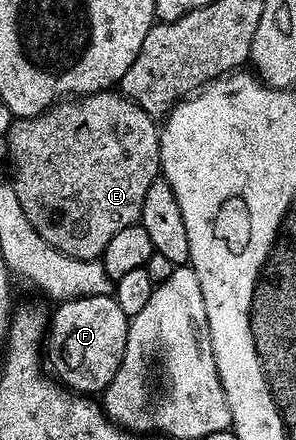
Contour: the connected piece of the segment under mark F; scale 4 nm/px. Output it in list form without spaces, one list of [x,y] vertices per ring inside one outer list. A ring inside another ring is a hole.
[[[111,294],[60,301],[55,307],[45,334],[45,354],[55,369],[54,377],[69,390],[84,396],[98,395],[113,380],[123,358],[129,316],[121,312]]]

